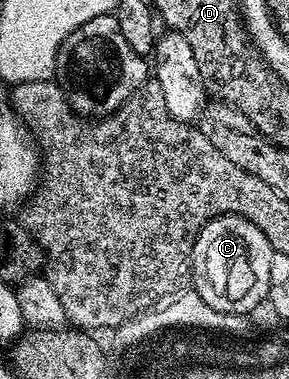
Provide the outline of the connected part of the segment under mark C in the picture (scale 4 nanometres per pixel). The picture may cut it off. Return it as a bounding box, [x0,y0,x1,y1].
[191,215,272,316]

